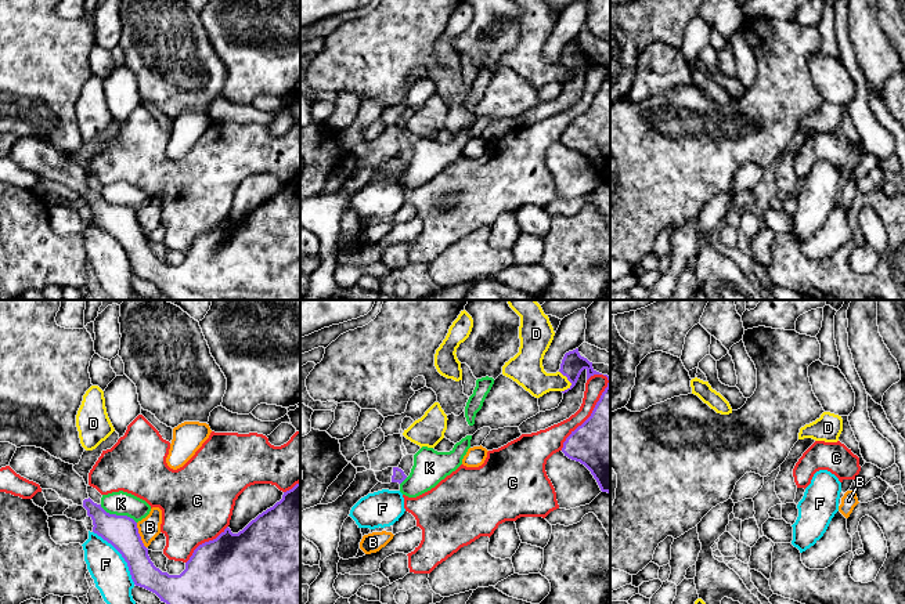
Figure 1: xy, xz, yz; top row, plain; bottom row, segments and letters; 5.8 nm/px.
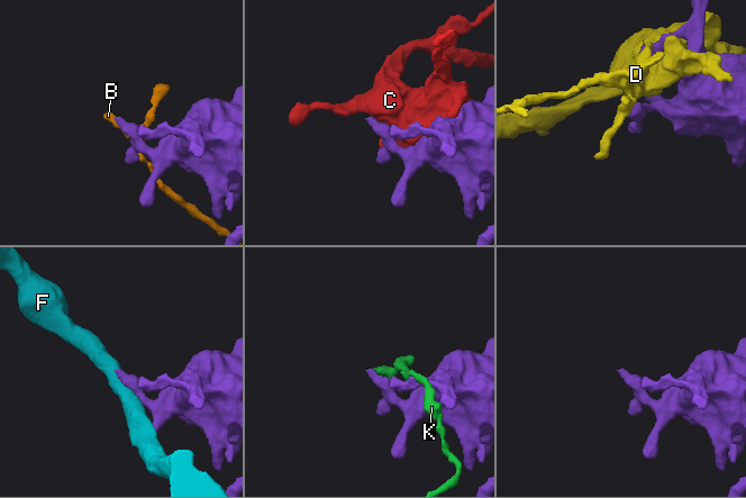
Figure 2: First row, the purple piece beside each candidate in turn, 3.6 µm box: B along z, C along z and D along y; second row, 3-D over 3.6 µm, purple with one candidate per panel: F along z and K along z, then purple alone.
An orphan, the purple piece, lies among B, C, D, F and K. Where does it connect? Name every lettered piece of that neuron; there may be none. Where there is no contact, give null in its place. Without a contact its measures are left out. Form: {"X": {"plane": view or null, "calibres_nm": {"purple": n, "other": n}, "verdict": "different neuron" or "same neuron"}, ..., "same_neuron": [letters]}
{"B": {"plane": "xy", "calibres_nm": {"purple": 190, "other": 130}, "verdict": "different neuron"}, "C": {"plane": "xy", "calibres_nm": {"purple": 440, "other": 440}, "verdict": "different neuron"}, "D": {"plane": "xz", "calibres_nm": {"purple": 140, "other": 190}, "verdict": "different neuron"}, "F": {"plane": "xy", "calibres_nm": {"purple": 190, "other": 220}, "verdict": "different neuron"}, "K": {"plane": "xy", "calibres_nm": {"purple": 190, "other": 140}, "verdict": "different neuron"}, "same_neuron": []}

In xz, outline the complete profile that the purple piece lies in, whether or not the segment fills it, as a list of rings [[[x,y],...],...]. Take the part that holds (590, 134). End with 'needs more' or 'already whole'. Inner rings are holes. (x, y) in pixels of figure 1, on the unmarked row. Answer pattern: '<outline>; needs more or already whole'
[[[603,65],[607,68],[609,73],[605,82],[602,83],[599,91],[596,93],[591,106],[578,116],[563,133],[562,142],[572,151],[580,152],[584,155],[594,169],[596,170],[602,182],[610,184],[610,66]]]; already whole

